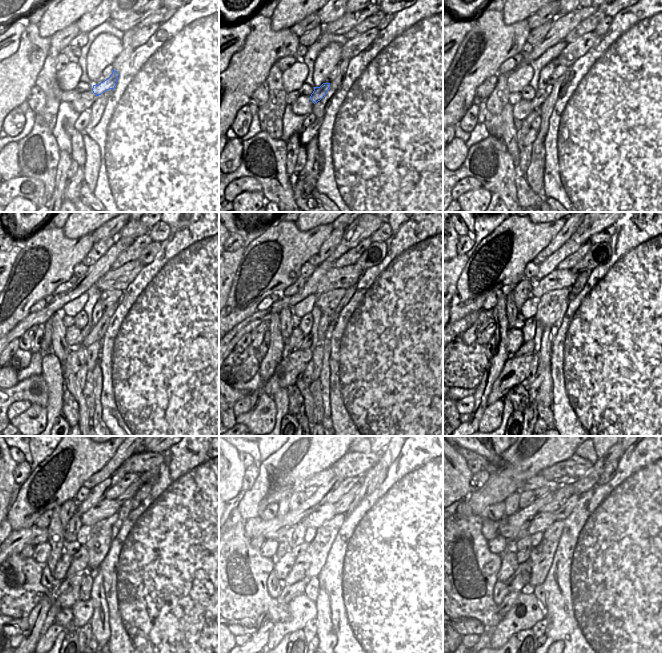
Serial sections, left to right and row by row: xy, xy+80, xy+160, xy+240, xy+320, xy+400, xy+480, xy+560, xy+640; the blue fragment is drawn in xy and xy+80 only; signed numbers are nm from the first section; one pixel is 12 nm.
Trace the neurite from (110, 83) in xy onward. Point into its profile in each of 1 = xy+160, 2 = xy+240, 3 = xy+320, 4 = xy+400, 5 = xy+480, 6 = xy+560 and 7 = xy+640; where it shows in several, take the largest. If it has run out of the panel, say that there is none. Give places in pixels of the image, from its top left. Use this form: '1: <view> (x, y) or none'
1: xy+160 (541, 95)
2: xy+240 (86, 330)
3: xy+320 (307, 340)
4: xy+400 (527, 348)
5: xy+480 (67, 585)
6: xy+560 (288, 593)
7: xy+640 (506, 605)

